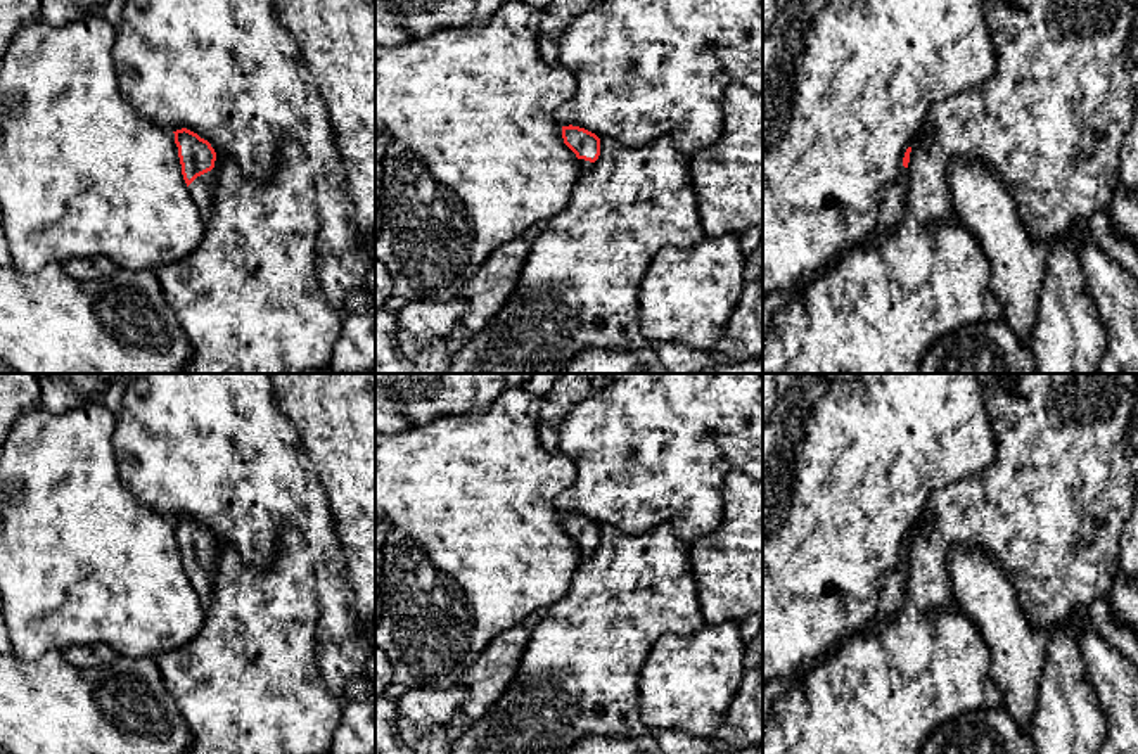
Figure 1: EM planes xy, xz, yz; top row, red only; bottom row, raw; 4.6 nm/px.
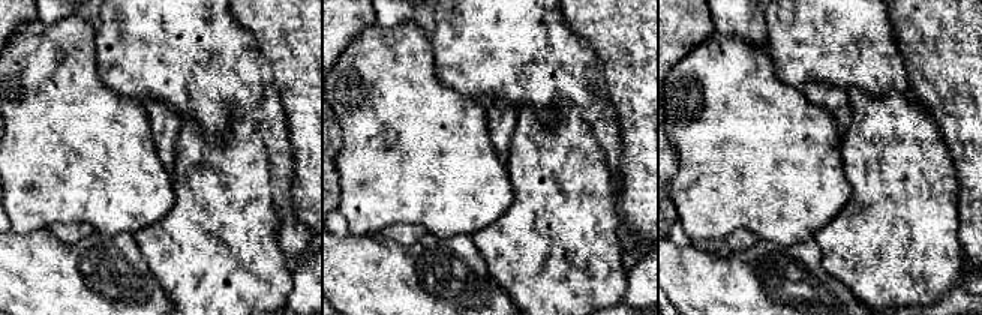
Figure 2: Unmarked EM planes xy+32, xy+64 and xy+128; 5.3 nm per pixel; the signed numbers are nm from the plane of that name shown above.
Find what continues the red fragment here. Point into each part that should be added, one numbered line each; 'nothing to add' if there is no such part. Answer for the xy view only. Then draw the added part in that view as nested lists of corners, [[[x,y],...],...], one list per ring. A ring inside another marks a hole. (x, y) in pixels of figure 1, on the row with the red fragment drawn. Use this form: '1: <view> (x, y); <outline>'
1: xy (201, 189); [[[214,168],[197,176],[190,185],[189,192],[201,213],[202,223],[206,225],[213,214],[213,190],[214,190]]]

